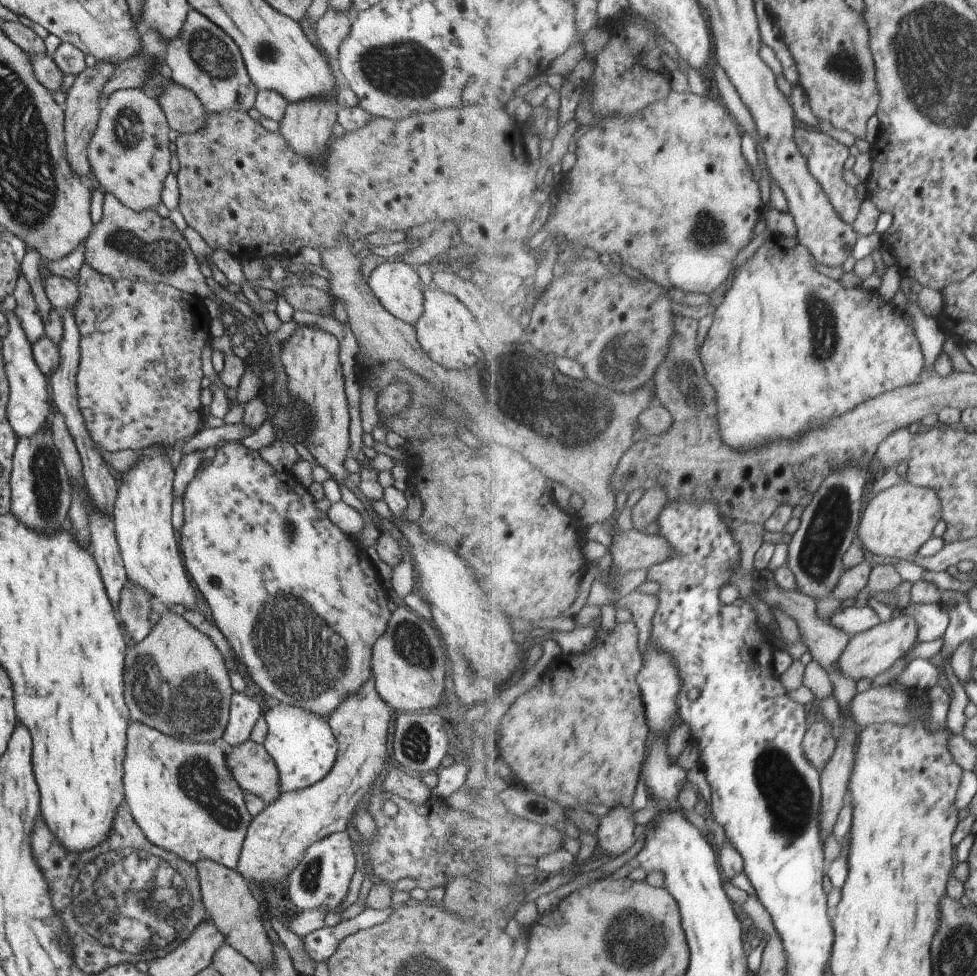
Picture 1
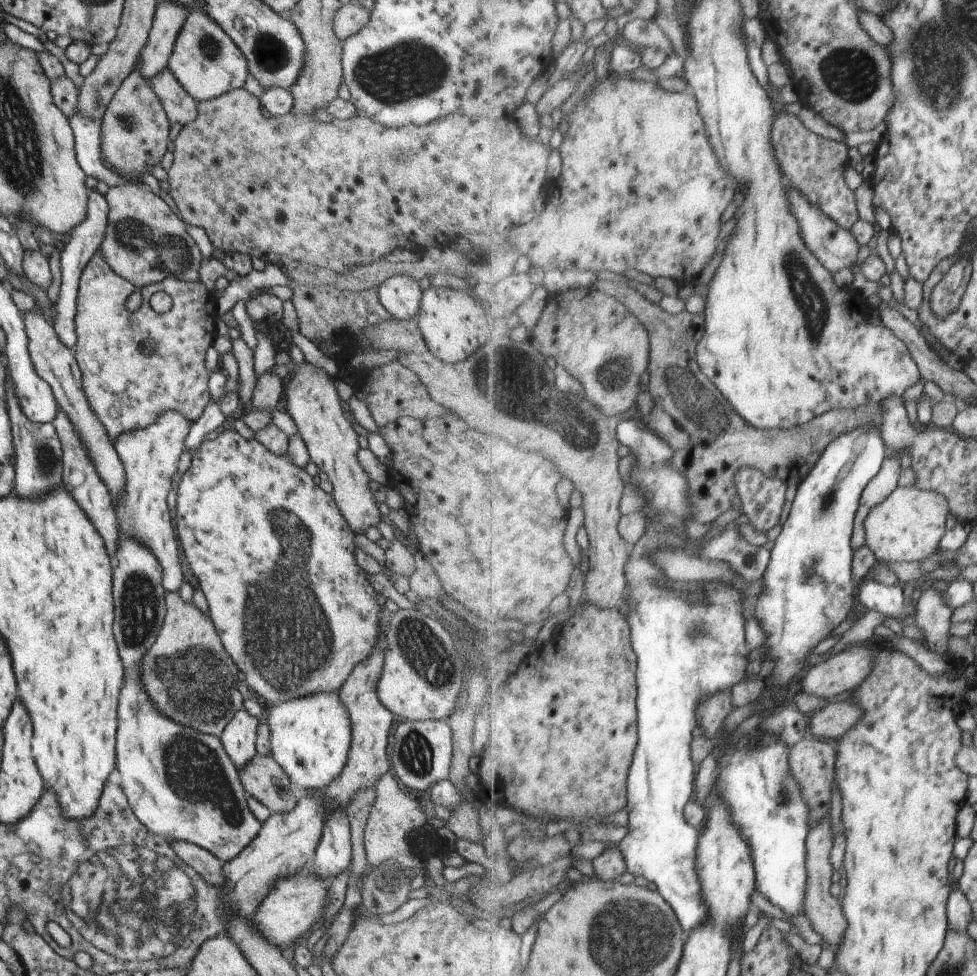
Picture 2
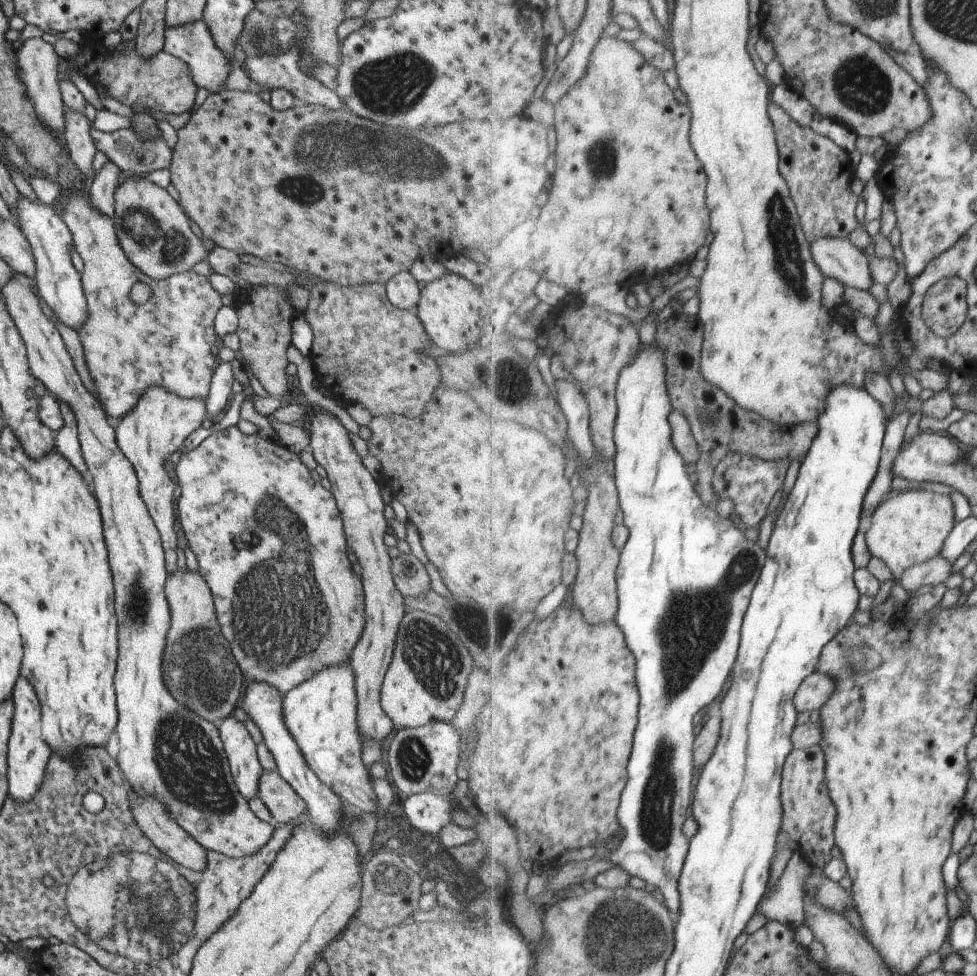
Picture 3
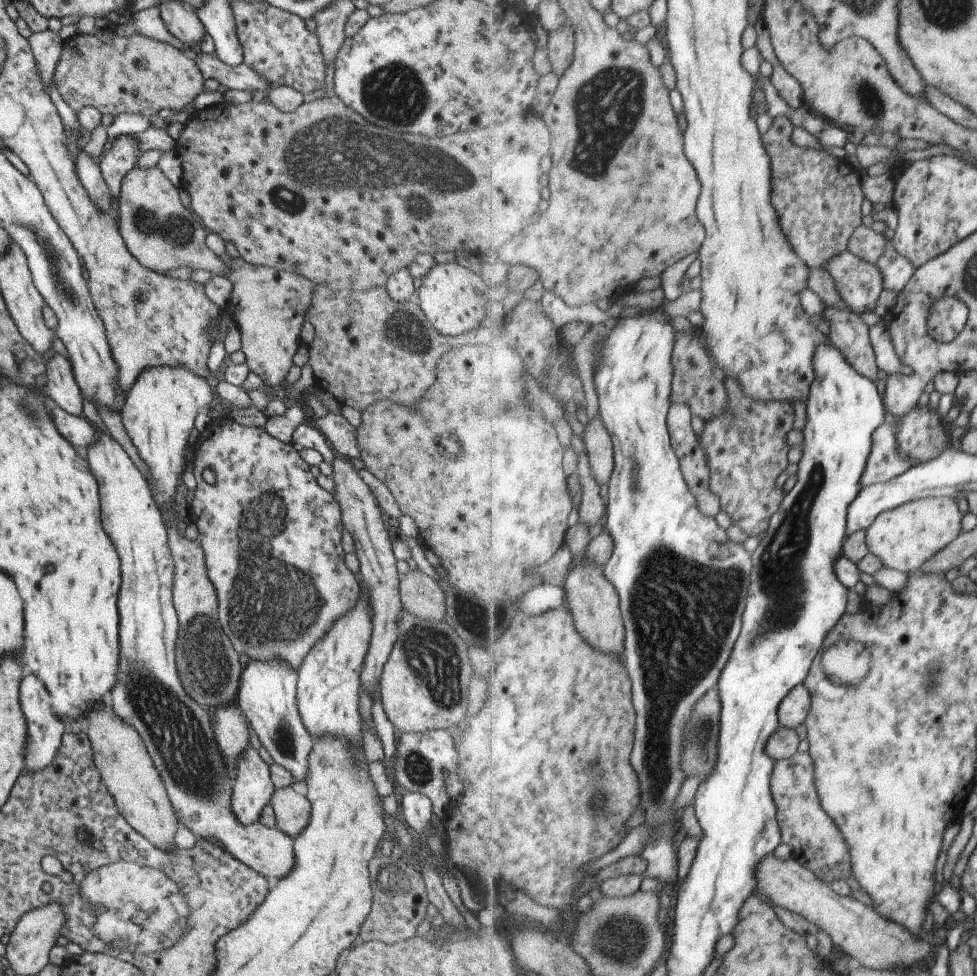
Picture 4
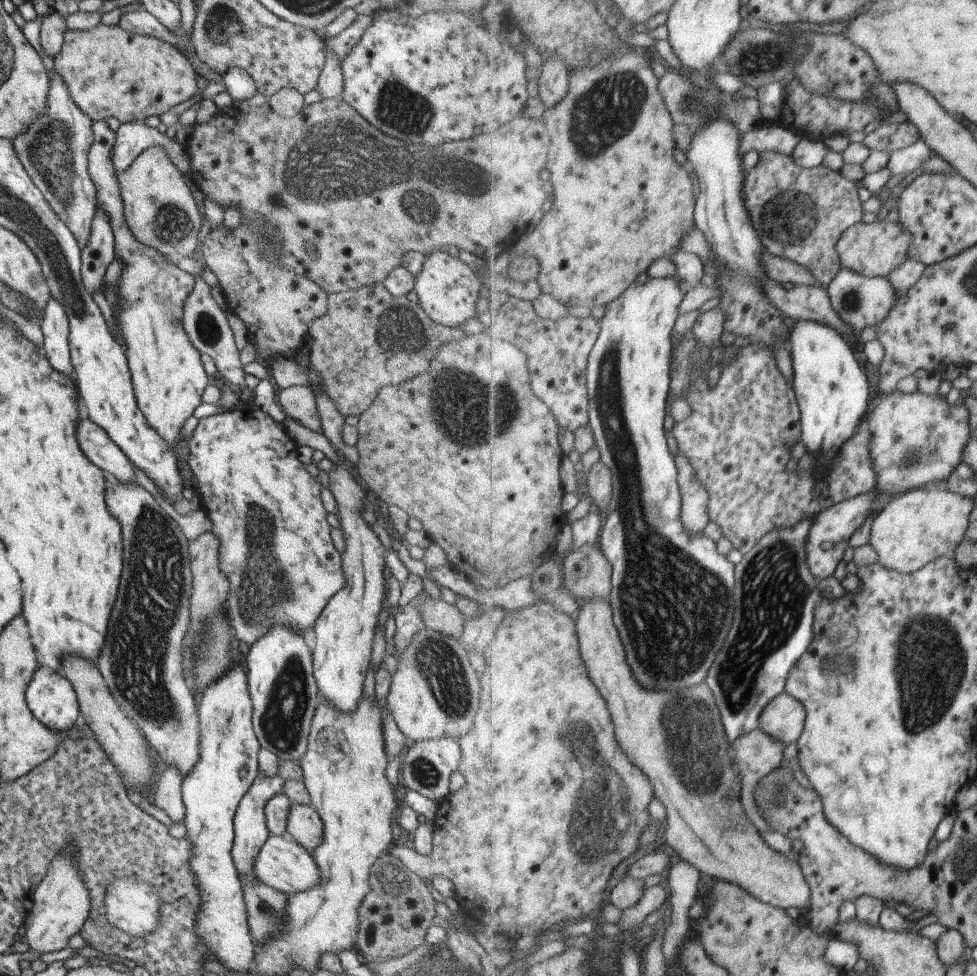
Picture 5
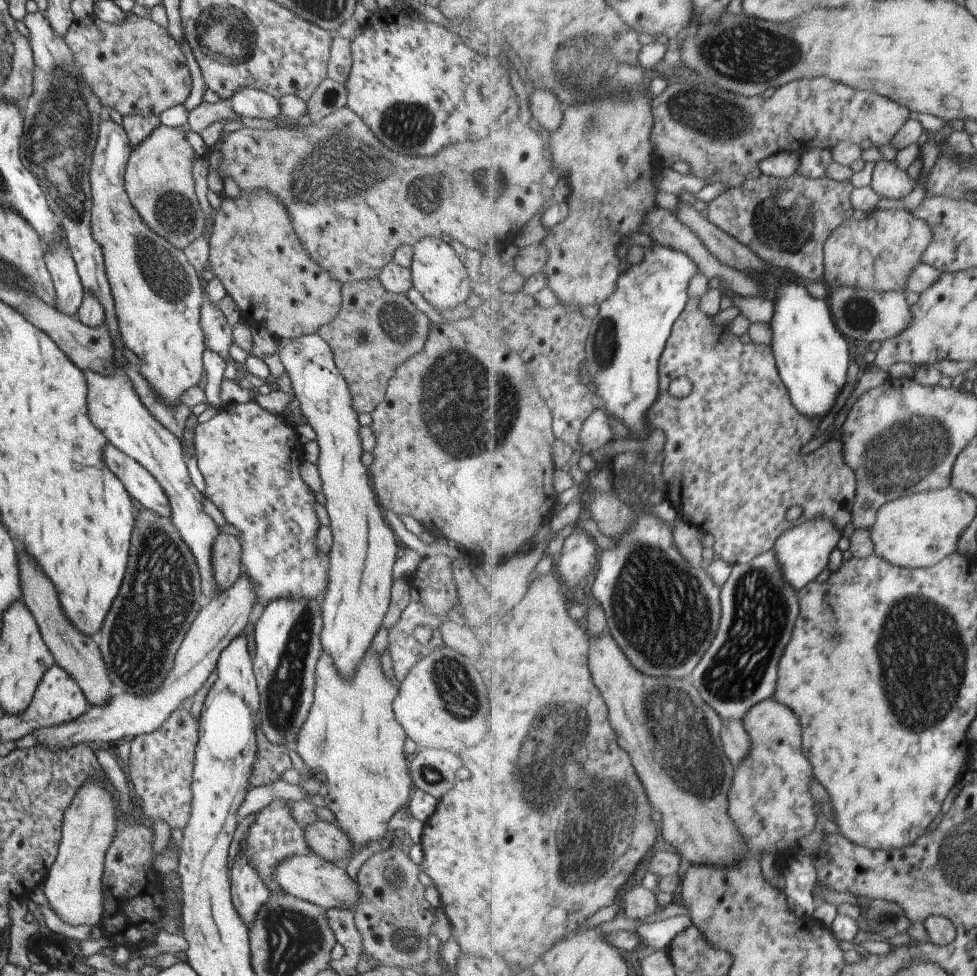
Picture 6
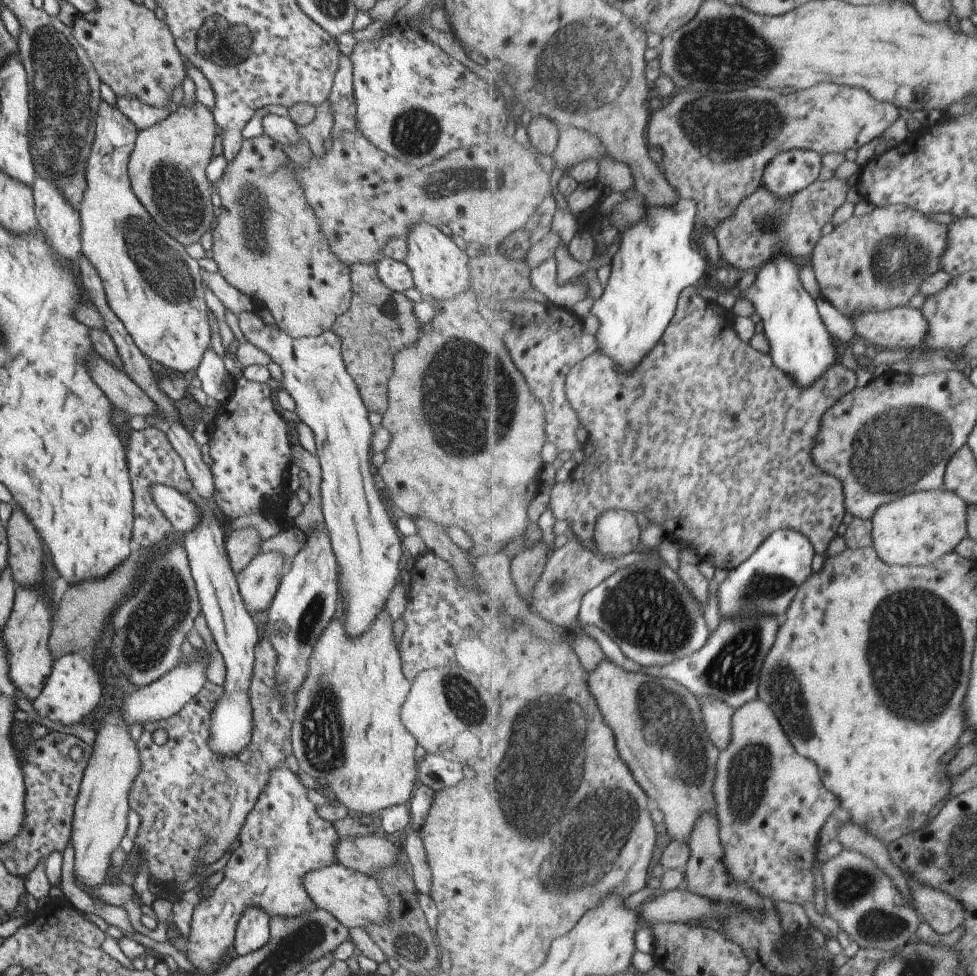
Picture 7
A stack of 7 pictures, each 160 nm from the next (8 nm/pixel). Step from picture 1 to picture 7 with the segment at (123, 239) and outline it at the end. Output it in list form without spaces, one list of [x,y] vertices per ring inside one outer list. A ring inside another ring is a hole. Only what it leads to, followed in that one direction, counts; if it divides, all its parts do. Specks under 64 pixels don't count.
[[[179,103],[161,122],[136,131],[134,147],[126,164],[131,190],[145,207],[150,217],[184,247],[197,243],[201,234],[211,228],[216,210],[211,205],[210,188],[205,177],[205,166],[213,157],[215,123],[212,112],[201,103],[182,105]]]

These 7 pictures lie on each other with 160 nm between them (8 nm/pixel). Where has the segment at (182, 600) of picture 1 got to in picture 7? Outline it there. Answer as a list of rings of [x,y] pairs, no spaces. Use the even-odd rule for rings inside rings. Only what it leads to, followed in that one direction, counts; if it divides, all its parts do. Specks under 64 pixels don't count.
[[[100,100],[97,108],[97,114],[95,119],[94,127],[94,140],[91,144],[89,152],[90,163],[85,166],[85,178],[84,178],[84,189],[82,192],[81,200],[78,202],[78,213],[80,214],[81,223],[81,246],[80,252],[86,257],[94,267],[97,276],[100,278],[105,296],[106,303],[114,312],[114,315],[121,321],[121,324],[125,327],[127,334],[133,340],[133,344],[139,349],[139,352],[149,360],[149,362],[157,362],[169,370],[175,370],[175,372],[187,372],[195,370],[199,364],[200,358],[202,357],[203,351],[209,348],[209,326],[206,322],[205,302],[203,301],[203,292],[201,289],[200,282],[200,268],[197,265],[195,258],[192,258],[186,251],[180,242],[177,242],[174,238],[171,238],[151,217],[150,214],[145,210],[145,207],[137,200],[135,194],[130,187],[128,179],[128,172],[126,171],[126,164],[128,163],[129,155],[131,154],[132,148],[134,147],[134,138],[136,137],[136,128],[134,124],[124,115],[119,112],[117,107],[112,108],[107,105],[105,101]]]

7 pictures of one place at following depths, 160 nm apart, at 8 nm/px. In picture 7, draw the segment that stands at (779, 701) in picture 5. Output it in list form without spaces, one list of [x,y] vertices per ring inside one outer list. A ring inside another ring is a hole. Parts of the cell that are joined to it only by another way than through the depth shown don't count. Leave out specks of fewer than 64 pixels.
[[[753,699],[734,712],[733,740],[719,753],[719,778],[714,782],[720,824],[720,838],[724,846],[726,870],[737,883],[746,883],[763,897],[799,905],[815,896],[813,862],[821,844],[822,828],[830,816],[842,812],[841,799],[822,781],[813,760],[798,753],[787,736],[782,722],[773,708],[761,699]]]

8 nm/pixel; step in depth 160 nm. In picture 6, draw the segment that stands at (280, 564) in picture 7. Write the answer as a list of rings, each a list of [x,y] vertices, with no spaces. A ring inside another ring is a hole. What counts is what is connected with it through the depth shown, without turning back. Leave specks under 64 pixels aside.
[[[241,573],[237,580],[221,591],[215,598],[203,605],[185,633],[175,653],[171,670],[160,682],[158,689],[144,695],[114,692],[111,698],[102,705],[89,706],[75,720],[32,731],[37,738],[37,745],[43,745],[49,750],[69,748],[84,742],[117,742],[121,738],[130,740],[133,737],[154,731],[169,715],[180,706],[181,702],[193,696],[207,676],[216,670],[216,662],[223,648],[229,641],[242,632],[249,620],[249,612],[256,603],[256,592],[247,573]]]

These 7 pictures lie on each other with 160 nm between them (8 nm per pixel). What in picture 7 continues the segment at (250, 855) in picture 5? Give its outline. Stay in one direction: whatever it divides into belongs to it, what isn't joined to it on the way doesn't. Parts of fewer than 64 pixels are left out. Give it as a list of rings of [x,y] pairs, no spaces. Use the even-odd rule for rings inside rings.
[[[246,909],[235,927],[233,954],[245,956],[264,947],[269,940],[269,921],[268,914],[261,909]]]

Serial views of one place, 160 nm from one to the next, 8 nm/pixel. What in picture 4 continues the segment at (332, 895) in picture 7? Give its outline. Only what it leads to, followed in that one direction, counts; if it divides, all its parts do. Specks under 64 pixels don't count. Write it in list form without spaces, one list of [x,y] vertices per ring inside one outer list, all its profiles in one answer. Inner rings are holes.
[[[91,423],[96,428],[96,433],[98,438],[95,443],[92,443],[87,449],[85,454],[83,454],[87,465],[89,466],[89,471],[93,476],[93,479],[96,481],[96,486],[98,487],[98,500],[100,503],[100,522],[103,524],[102,528],[105,530],[105,534],[109,536],[109,539],[112,541],[113,547],[115,548],[116,554],[119,558],[119,570],[121,570],[121,586],[119,586],[119,596],[117,596],[117,614],[119,614],[119,660],[117,660],[117,684],[113,686],[113,690],[108,694],[108,705],[113,710],[113,716],[119,718],[119,722],[131,726],[135,730],[136,734],[141,738],[149,758],[157,773],[163,786],[165,786],[165,791],[167,792],[167,797],[169,798],[172,810],[174,812],[176,821],[179,824],[179,827],[184,827],[189,830],[195,838],[205,838],[213,837],[217,838],[225,848],[233,855],[235,859],[239,862],[242,862],[247,868],[254,870],[257,874],[260,874],[265,880],[271,882],[277,882],[279,879],[282,879],[294,865],[294,850],[292,847],[292,838],[286,836],[283,832],[280,832],[276,827],[267,828],[259,822],[253,822],[253,824],[239,824],[235,814],[231,814],[231,790],[232,790],[232,776],[230,773],[232,769],[229,766],[223,764],[223,758],[221,758],[221,752],[219,752],[219,746],[215,742],[215,734],[213,734],[213,720],[209,711],[204,708],[201,708],[197,705],[185,692],[179,682],[179,676],[175,672],[175,638],[177,638],[177,630],[179,624],[177,624],[177,618],[175,618],[175,610],[173,610],[172,596],[171,596],[171,582],[174,578],[174,563],[170,556],[170,549],[168,548],[168,537],[166,526],[164,525],[164,520],[162,519],[162,514],[158,509],[158,506],[154,502],[148,488],[147,480],[145,480],[142,475],[138,472],[138,469],[131,463],[131,460],[127,457],[127,454],[119,447],[117,442],[114,442],[110,437],[105,436],[100,433],[99,429],[95,424]]]

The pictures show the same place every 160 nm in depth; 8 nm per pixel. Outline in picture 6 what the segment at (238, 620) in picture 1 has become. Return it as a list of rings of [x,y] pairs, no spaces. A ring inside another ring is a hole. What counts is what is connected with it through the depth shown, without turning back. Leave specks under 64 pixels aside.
[[[251,399],[222,405],[209,420],[195,426],[193,442],[196,465],[205,485],[204,498],[221,512],[227,524],[241,532],[241,537],[237,537],[241,547],[240,565],[254,586],[256,603],[263,598],[268,602],[287,597],[304,601],[321,598],[326,589],[325,568],[313,546],[320,525],[313,511],[313,492],[297,472],[302,460],[302,441],[294,428]]]

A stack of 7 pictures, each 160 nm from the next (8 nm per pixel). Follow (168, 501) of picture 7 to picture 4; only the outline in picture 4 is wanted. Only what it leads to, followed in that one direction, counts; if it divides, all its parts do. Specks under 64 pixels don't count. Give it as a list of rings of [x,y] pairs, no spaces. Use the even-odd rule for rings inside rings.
[[[55,406],[48,412],[59,435],[75,450],[87,449],[96,442],[96,428],[83,416],[74,416]]]

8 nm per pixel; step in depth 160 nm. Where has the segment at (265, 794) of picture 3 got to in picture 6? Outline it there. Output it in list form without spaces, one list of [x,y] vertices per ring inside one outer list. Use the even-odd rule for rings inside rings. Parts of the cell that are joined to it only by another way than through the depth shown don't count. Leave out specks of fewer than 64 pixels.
[[[316,820],[303,828],[311,852],[326,861],[344,866],[354,853],[348,836],[333,823]]]

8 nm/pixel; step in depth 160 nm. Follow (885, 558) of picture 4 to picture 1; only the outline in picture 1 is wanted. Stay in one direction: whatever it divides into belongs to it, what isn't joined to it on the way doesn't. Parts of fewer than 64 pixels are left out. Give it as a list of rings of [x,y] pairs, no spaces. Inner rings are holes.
[[[900,482],[870,495],[866,500],[857,541],[872,554],[885,556],[888,560],[911,561],[933,537],[933,530],[941,519],[944,520],[943,502],[939,500],[938,491],[911,482]]]

